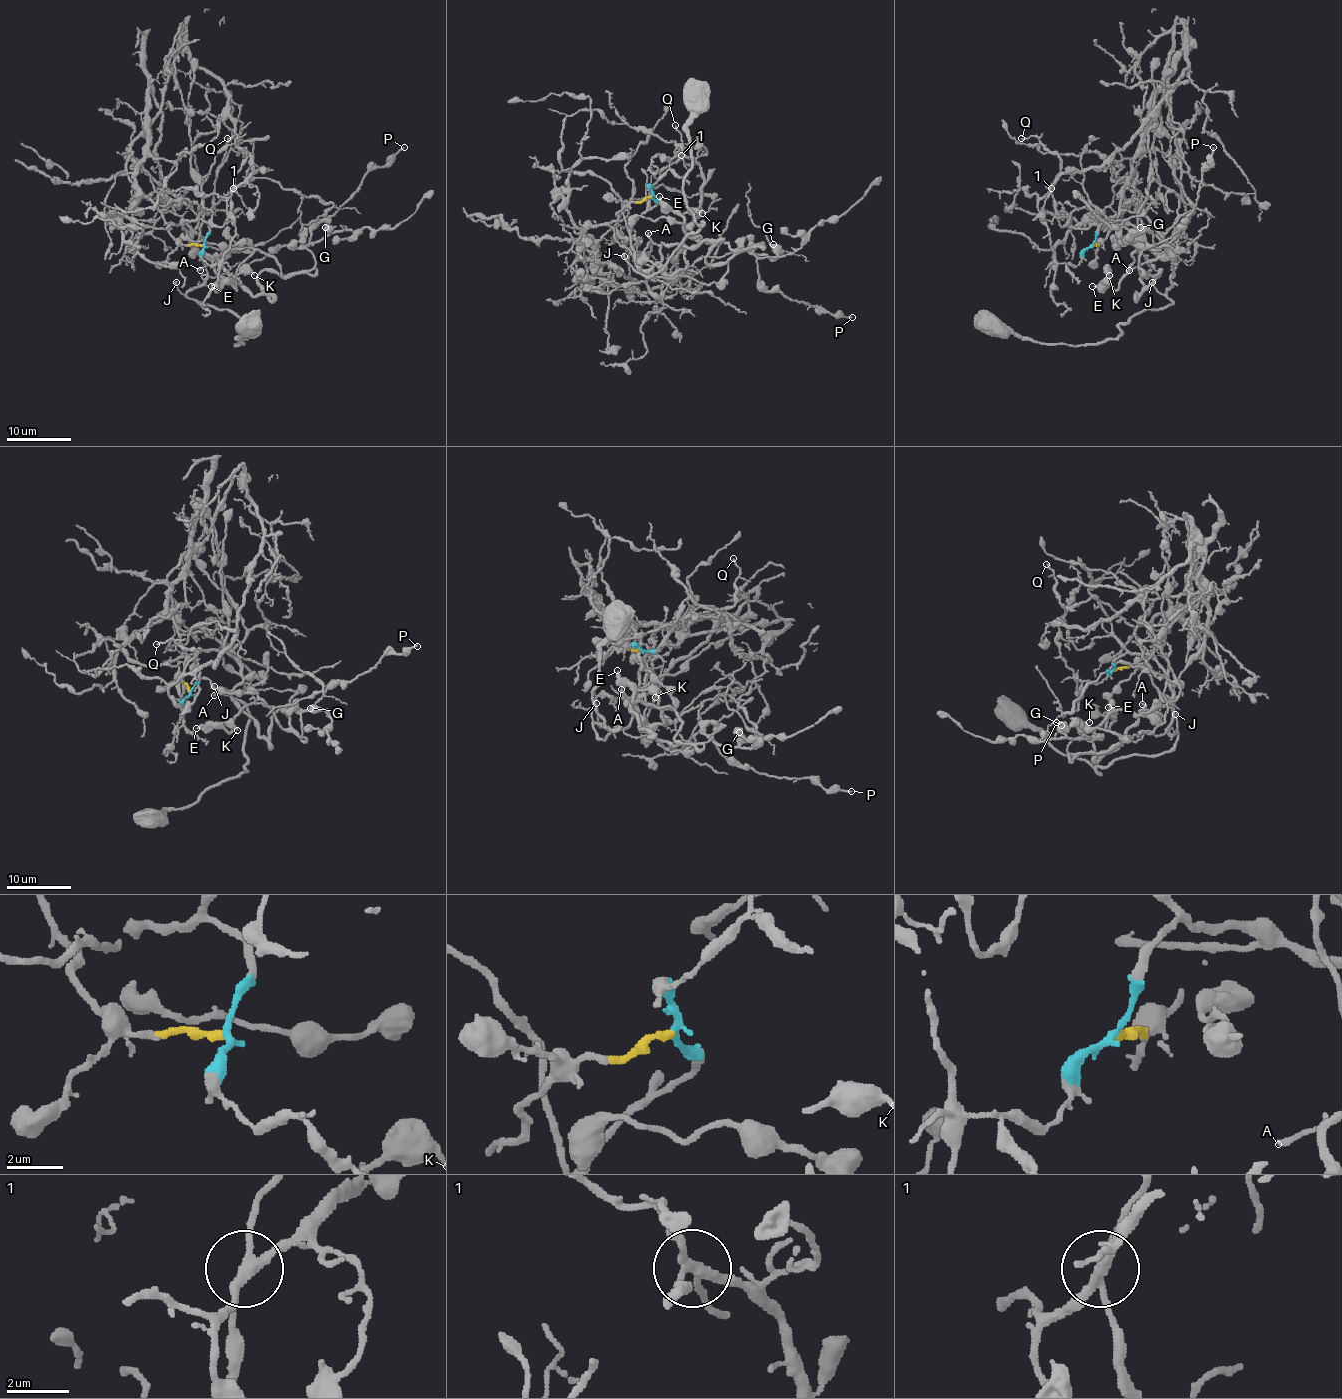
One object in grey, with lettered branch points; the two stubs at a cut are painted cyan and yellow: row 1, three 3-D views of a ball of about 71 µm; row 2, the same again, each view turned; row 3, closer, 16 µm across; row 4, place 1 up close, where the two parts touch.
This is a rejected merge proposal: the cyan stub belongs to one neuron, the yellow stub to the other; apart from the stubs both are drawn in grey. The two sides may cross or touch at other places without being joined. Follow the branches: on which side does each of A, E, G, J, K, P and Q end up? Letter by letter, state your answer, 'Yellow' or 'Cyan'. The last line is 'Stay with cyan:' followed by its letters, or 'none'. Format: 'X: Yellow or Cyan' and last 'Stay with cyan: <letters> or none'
A: Cyan
E: Cyan
G: Cyan
J: Cyan
K: Cyan
P: Cyan
Q: Cyan
Stay with cyan: A, E, G, J, K, P, Q

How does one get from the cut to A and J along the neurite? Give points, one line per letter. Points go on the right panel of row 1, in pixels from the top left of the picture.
A: (1091, 244), (1098, 227), (1106, 219), (1148, 228), (1165, 244), (1164, 251), (1156, 259), (1128, 270)
J: (1091, 244), (1098, 227), (1106, 219), (1148, 228), (1174, 257), (1172, 285), (1164, 293), (1153, 282)

